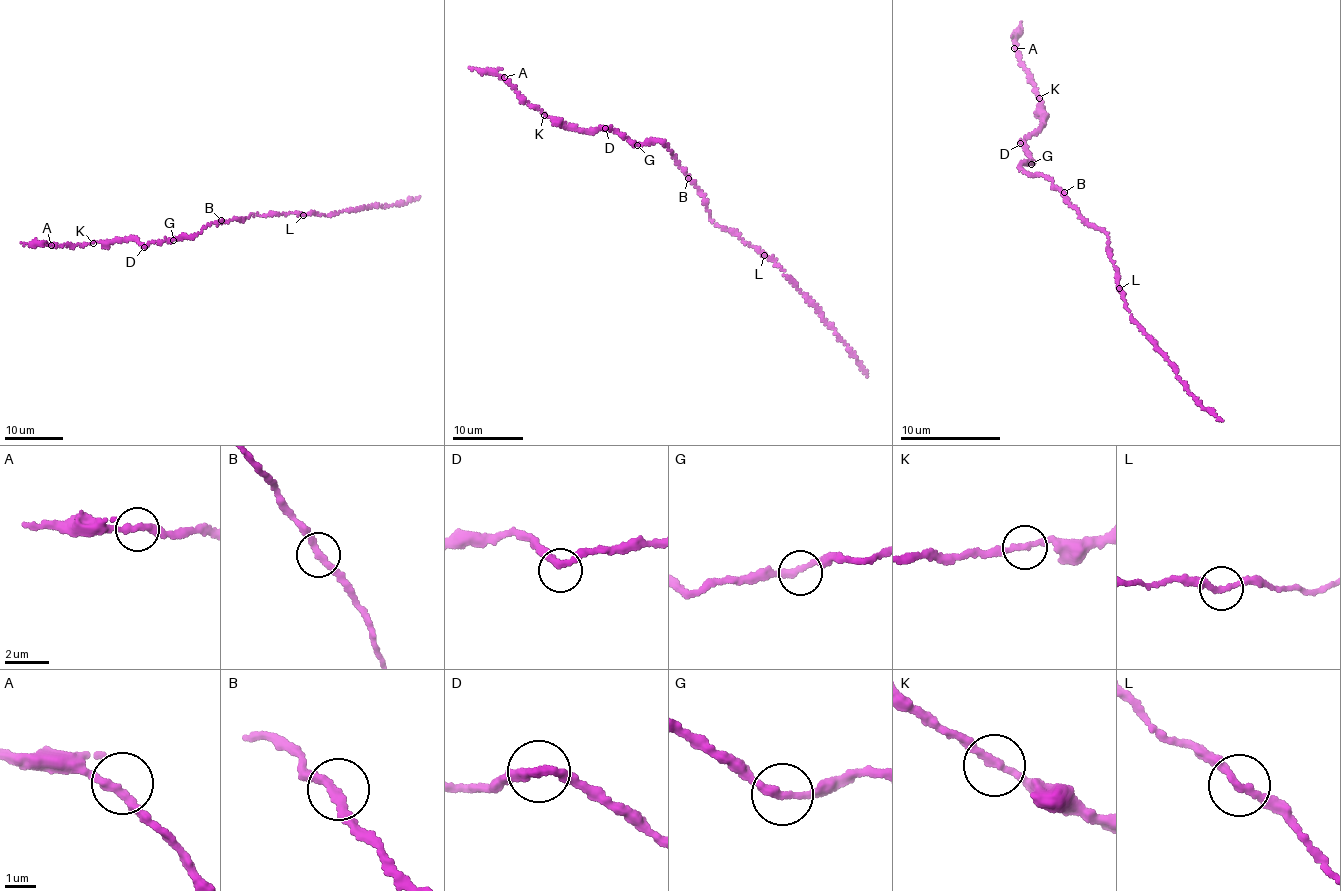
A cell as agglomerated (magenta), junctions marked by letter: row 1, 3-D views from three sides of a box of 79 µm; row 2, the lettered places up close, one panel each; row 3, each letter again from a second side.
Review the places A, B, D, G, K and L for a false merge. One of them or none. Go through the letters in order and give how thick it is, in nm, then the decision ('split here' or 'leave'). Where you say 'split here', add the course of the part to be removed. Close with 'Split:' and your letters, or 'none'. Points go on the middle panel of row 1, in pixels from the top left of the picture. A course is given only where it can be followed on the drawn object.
A: 300 nm thick; leave
B: 300 nm thick; leave
D: 300 nm thick; leave
G: 280 nm thick; leave
K: 260 nm thick; leave
L: 280 nm thick; leave
Split: none

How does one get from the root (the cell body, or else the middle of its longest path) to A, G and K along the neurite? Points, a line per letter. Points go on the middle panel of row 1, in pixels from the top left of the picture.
A: (689, 177), (675, 154), (660, 141), (641, 145), (607, 129), (587, 132), (566, 128), (524, 102), (504, 77)
G: (689, 177), (675, 154), (660, 141), (652, 140), (637, 145)
K: (689, 177), (675, 154), (660, 141), (652, 140), (639, 145), (607, 129), (587, 132), (568, 128), (544, 115)

